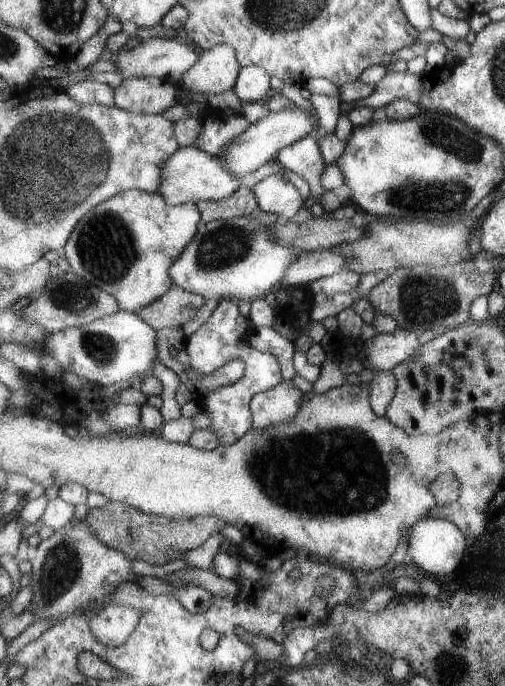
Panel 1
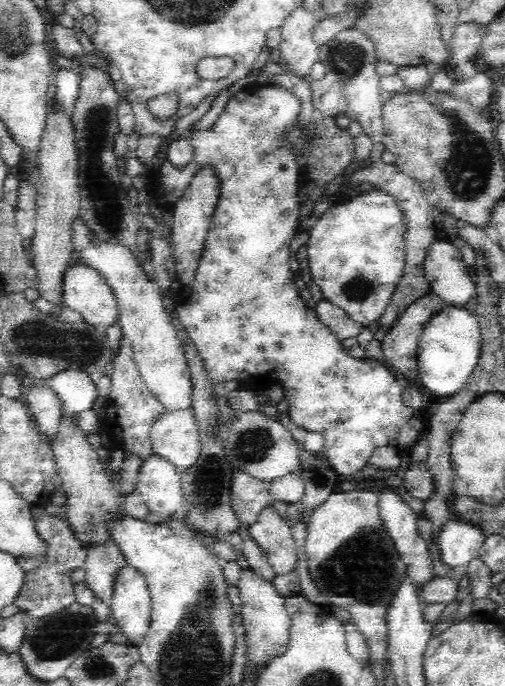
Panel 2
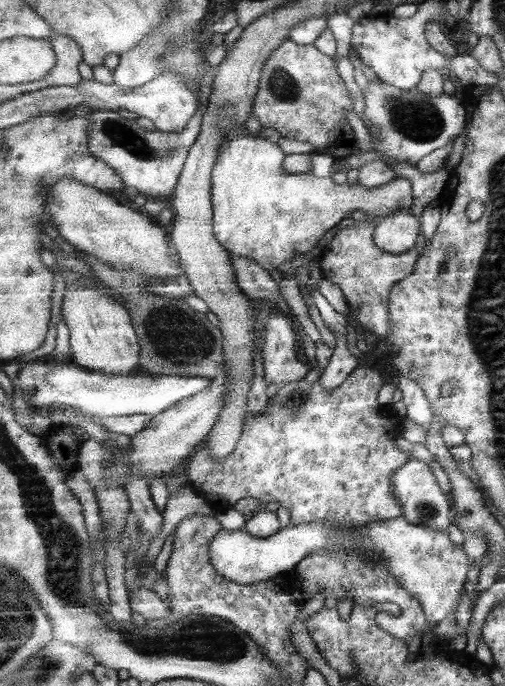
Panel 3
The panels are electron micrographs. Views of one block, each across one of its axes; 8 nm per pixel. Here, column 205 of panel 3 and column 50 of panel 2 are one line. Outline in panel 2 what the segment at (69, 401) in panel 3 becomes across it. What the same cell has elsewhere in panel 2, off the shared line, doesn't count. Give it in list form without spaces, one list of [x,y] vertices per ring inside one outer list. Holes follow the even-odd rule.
[[[80,370],[60,372],[50,380],[42,380],[42,384],[46,384],[46,388],[50,388],[60,398],[64,412],[72,416],[80,416],[82,412],[90,410],[98,394],[98,388]]]

